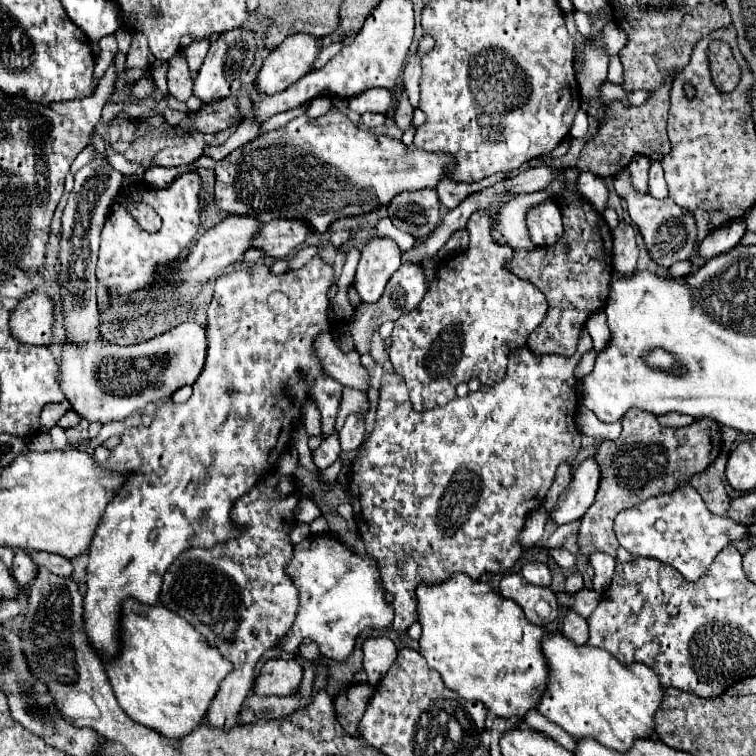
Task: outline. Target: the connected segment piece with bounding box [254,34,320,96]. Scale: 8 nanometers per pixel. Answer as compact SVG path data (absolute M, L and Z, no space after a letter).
M292 34L262 62L254 86L260 94L278 94L302 78L316 60L320 44L310 34Z

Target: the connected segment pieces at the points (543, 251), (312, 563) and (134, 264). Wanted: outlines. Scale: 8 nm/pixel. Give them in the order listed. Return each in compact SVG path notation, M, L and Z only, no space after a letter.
M556 174L556 178L546 188L548 194L554 194L562 218L564 218L564 236L554 246L542 246L534 250L514 250L512 260L506 264L512 274L532 282L548 300L548 314L528 338L528 348L536 356L558 354L574 356L580 332L586 320L602 310L610 292L612 278L612 232L606 226L600 212L594 210L590 202L582 198L576 190L580 174Z
M308 536L296 544L286 574L296 584L300 598L296 618L284 634L284 640L278 642L278 646L288 654L296 652L302 640L310 638L326 658L342 662L350 656L358 632L370 626L384 628L392 622L394 612L384 600L376 562L368 556L362 558L350 552L336 540L336 536Z
M184 174L180 176L172 186L162 190L146 190L142 188L142 202L154 206L154 210L162 218L162 230L156 234L146 234L140 230L138 224L134 224L134 218L126 212L128 196L118 196L116 204L112 206L110 218L106 220L106 226L102 228L100 236L100 256L98 256L98 280L118 296L128 294L128 286L148 286L158 266L168 266L180 258L180 254L192 244L198 232L200 222L200 188L202 180L196 174Z

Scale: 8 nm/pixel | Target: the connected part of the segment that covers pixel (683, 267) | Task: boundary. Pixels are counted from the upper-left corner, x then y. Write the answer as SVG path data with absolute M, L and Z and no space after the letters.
M686 260L686 262L676 262L676 264L672 264L672 266L668 268L666 280L678 280L678 278L684 278L688 272L690 272L688 260Z

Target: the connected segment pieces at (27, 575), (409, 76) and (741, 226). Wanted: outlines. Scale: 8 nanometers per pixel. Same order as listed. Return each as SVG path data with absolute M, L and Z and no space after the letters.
M16 550L14 564L12 564L12 574L18 580L18 584L22 588L28 586L36 578L36 572L38 572L38 566L34 566L34 560L30 558L30 554L26 550Z
M418 52L410 54L402 78L404 78L404 88L406 88L406 94L410 98L410 104L416 108L418 106L418 80L420 80L420 56L418 56Z
M736 220L736 222L730 222L726 226L722 226L722 228L716 228L702 242L700 254L704 258L716 256L716 254L724 254L726 250L732 250L740 242L740 238L744 236L744 232L746 232L746 224L742 220Z

